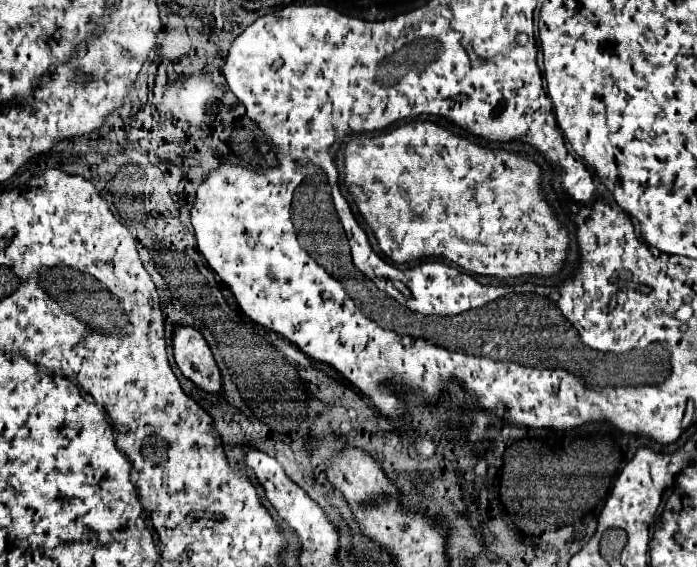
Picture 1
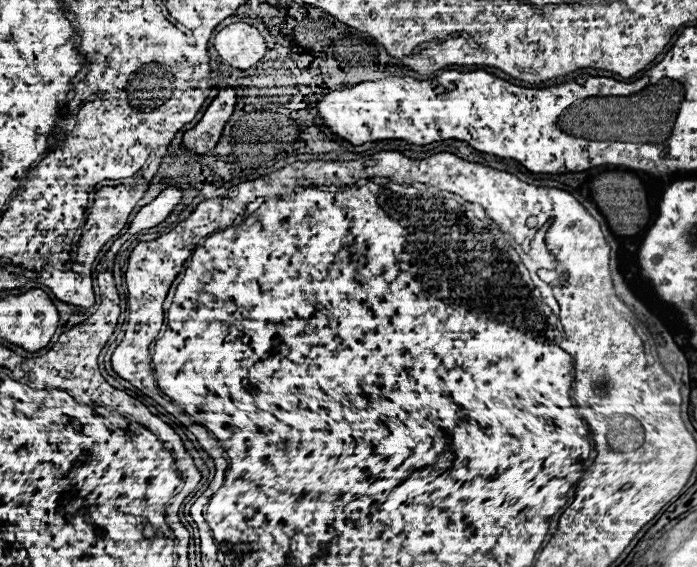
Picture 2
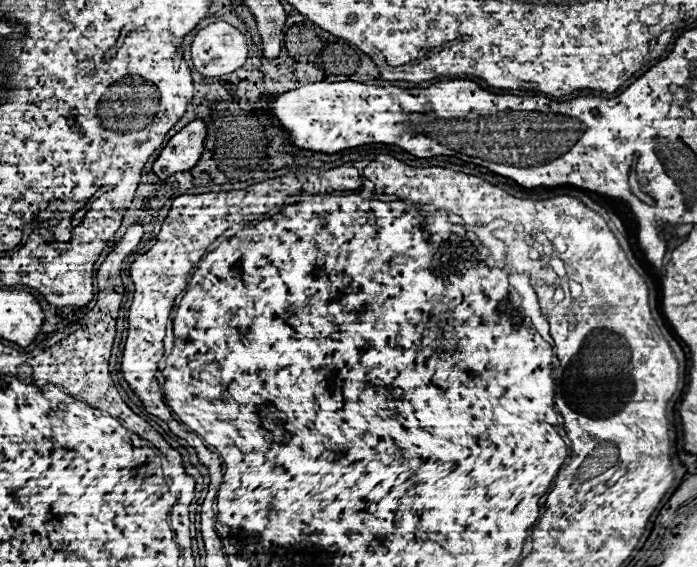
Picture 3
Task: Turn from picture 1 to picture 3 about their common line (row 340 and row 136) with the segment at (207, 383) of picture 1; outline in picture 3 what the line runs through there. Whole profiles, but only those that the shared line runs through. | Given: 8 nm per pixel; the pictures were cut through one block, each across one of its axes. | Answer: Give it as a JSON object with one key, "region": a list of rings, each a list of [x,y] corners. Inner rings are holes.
{"region":[[[202,120],[190,122],[170,138],[162,154],[156,158],[152,172],[158,174],[160,178],[168,178],[174,172],[190,170],[202,156],[204,140],[206,140],[206,124]]]}

